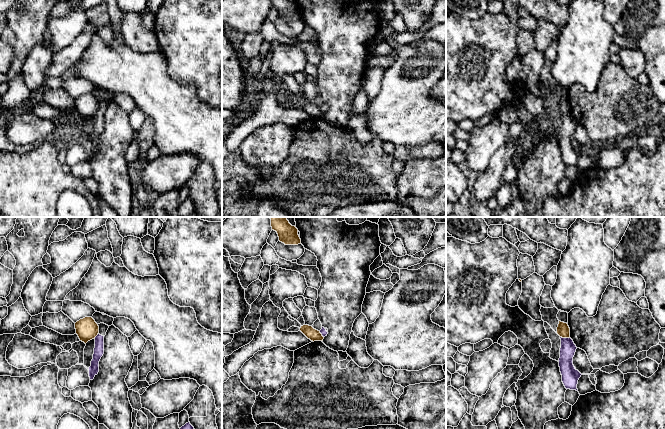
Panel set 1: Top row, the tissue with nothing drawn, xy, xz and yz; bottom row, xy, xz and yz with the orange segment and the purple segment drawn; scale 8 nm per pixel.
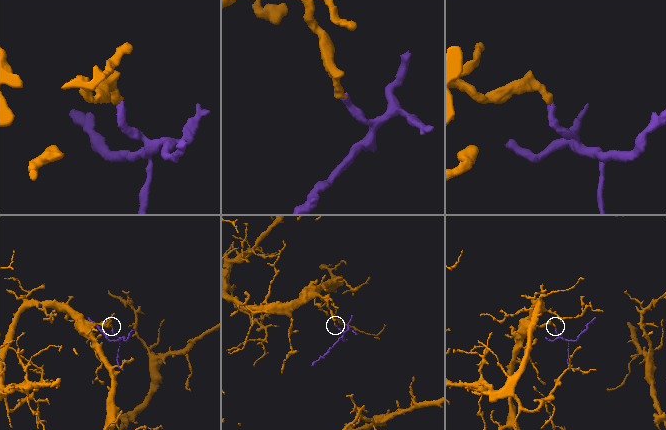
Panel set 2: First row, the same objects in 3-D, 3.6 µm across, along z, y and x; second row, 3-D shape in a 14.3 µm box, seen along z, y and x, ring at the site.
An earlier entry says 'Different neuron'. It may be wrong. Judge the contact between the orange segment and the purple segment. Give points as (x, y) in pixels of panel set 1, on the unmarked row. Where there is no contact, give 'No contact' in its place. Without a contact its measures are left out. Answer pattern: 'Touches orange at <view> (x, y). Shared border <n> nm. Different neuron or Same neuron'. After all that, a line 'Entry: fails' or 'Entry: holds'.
Touches orange at yz (565, 113). Shared border 80 nm. Different neuron
Entry: holds

